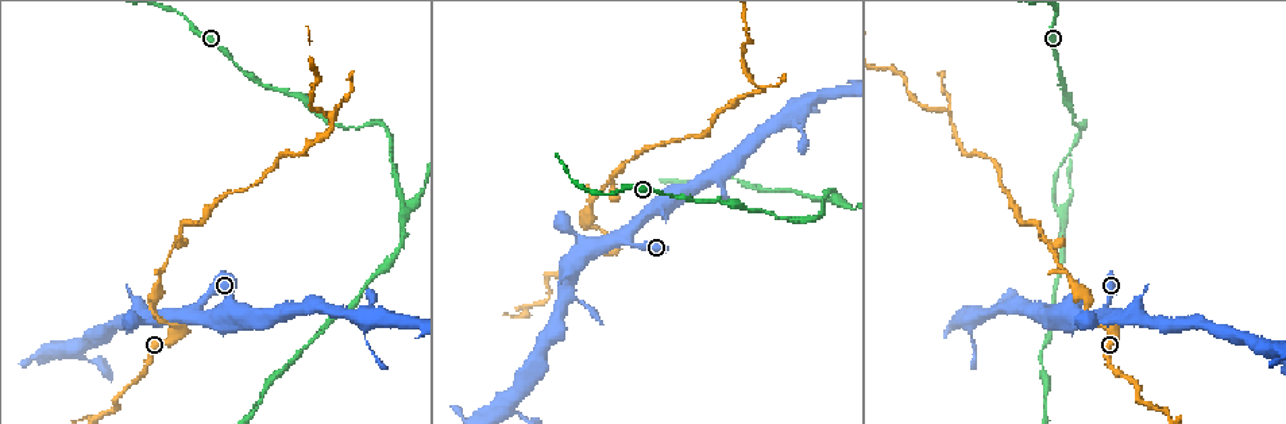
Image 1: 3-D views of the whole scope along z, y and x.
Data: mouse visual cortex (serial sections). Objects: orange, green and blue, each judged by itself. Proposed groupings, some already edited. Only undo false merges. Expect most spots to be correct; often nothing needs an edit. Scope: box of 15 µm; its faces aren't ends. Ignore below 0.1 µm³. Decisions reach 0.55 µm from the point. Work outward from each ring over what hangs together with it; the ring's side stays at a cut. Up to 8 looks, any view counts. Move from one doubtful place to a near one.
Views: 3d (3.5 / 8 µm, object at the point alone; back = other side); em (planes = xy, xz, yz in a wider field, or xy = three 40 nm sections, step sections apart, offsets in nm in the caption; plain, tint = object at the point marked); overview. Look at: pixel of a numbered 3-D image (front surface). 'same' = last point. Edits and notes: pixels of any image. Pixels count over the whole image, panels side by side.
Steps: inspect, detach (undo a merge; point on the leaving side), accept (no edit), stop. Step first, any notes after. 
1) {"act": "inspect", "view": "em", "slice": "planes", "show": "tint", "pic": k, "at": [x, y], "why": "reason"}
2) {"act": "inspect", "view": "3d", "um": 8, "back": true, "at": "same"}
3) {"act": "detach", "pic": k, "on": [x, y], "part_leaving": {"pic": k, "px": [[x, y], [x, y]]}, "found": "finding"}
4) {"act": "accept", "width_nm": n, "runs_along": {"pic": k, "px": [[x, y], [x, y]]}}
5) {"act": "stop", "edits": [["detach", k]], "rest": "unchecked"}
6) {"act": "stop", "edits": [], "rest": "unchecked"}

{"act": "inspect", "view": "3d", "um": 3.5, "pic": 1, "at": [176, 329], "why": "sharp bend"}

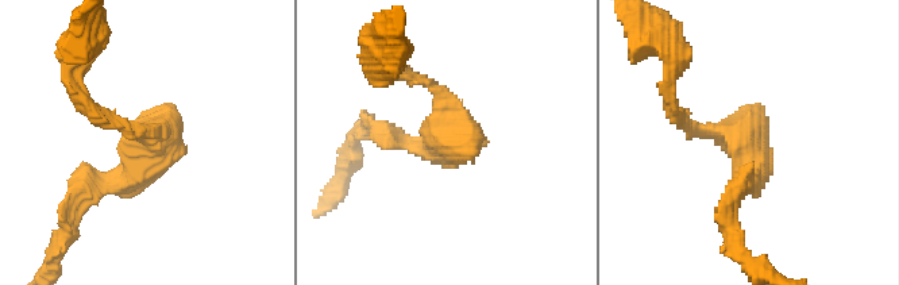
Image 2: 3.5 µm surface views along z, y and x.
{"act": "inspect", "view": "em", "slice": "xy", "step": 3, "show": "tint", "pic": 2, "at": [148, 135], "arm_widths_nm": [150, 200], "why": "need the tissue"}

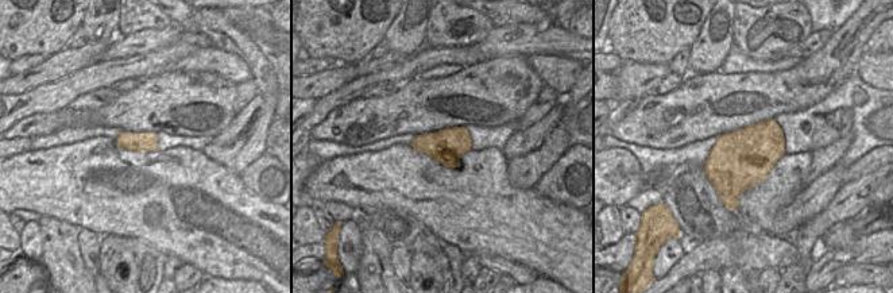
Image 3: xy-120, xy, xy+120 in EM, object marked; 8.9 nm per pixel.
{"act": "accept", "found": "continuous, no second cell"}

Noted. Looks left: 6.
{"act": "inspect", "view": "3d", "um": 8, "pic": 1, "at": [1137, 400]}

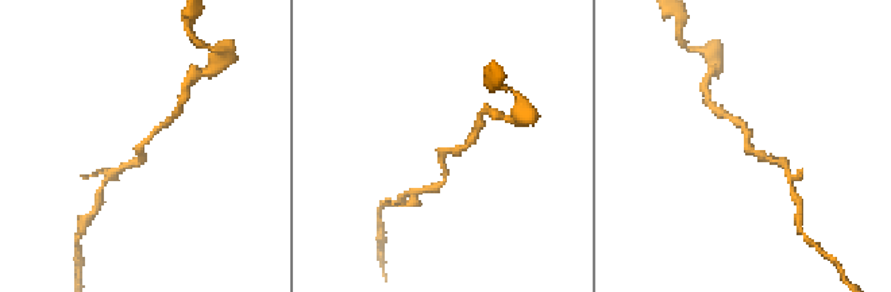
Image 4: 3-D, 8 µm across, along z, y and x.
{"act": "inspect", "view": "3d", "um": 3.5, "pic": 4, "at": [751, 149], "why": "zoom in"}

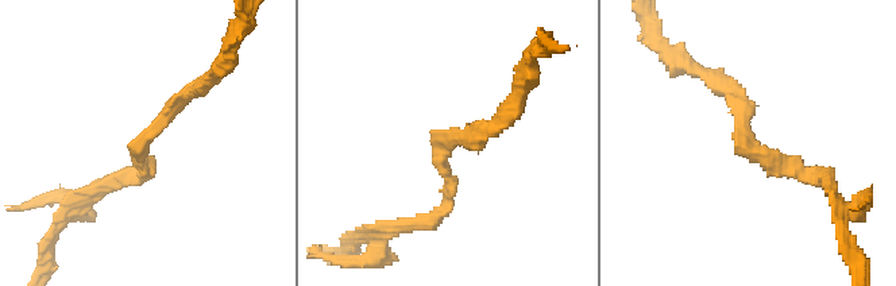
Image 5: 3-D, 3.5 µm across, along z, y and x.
{"act": "inspect", "view": "em", "slice": "xy", "step": 1, "show": "tint", "pic": 5, "at": [744, 141], "arm_widths_nm": [150, 150]}

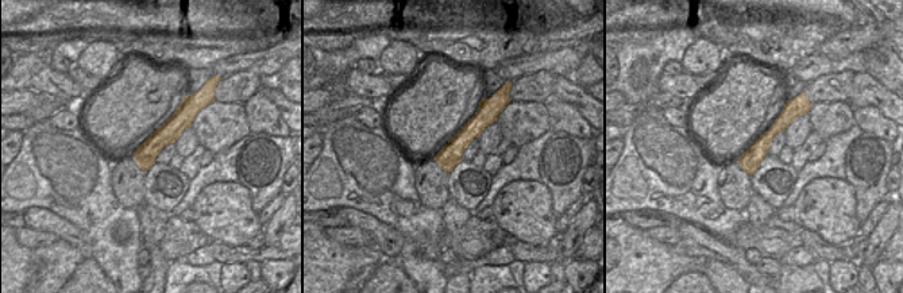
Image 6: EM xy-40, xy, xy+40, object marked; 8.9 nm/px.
{"act": "accept", "runs_along": {"pic": 5, "px": [[719, 81], [746, 147], [817, 177]]}, "found": "continuous, no second cell"}

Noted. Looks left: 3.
{"act": "inspect", "view": "3d", "um": 3.5, "pic": 1, "at": [333, 127], "why": "sharp bend"}

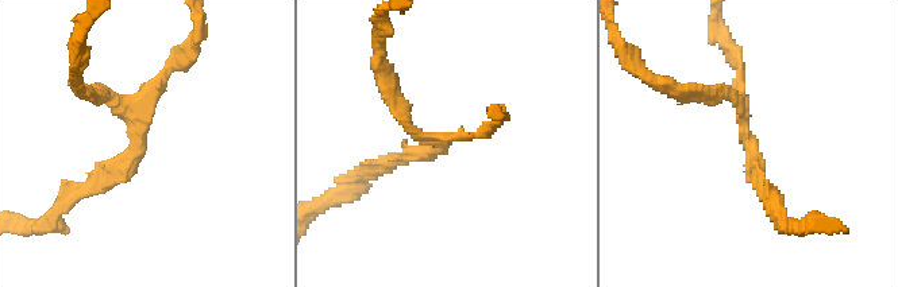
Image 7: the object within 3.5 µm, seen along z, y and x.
{"act": "accept", "runs_along": {"pic": 7, "px": [[771, 196], [737, 100], [713, 96]]}, "found": "all the same cell"}

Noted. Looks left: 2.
{"act": "stop", "edits": [], "rest": "unchecked"}

